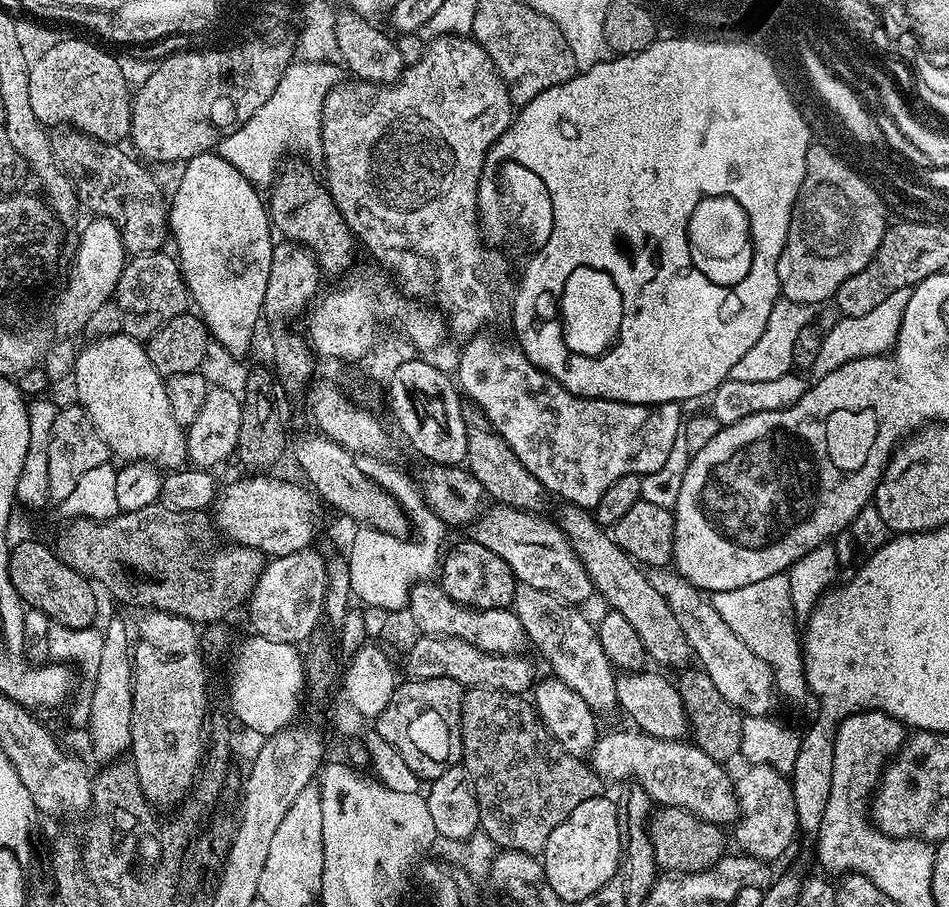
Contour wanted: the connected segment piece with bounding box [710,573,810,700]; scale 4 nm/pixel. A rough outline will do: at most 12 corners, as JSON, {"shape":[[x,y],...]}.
{"shape":[[787,573],[711,595],[719,616],[773,671],[809,697]]}

